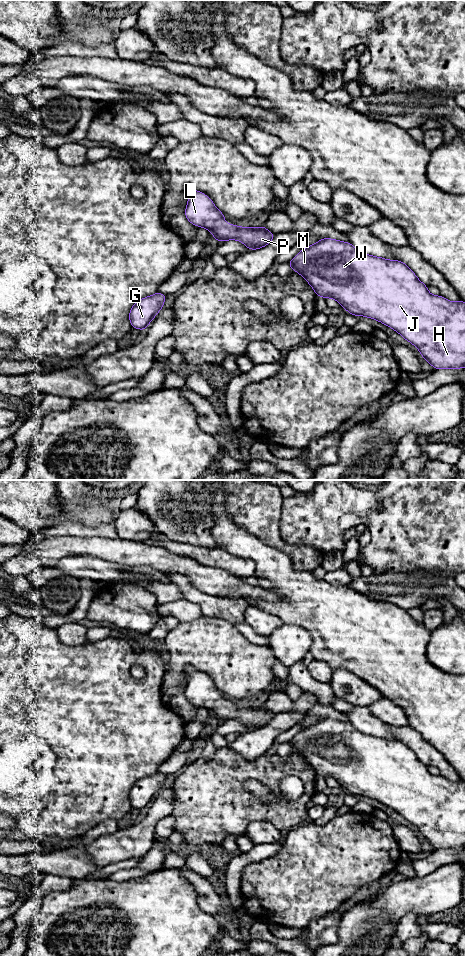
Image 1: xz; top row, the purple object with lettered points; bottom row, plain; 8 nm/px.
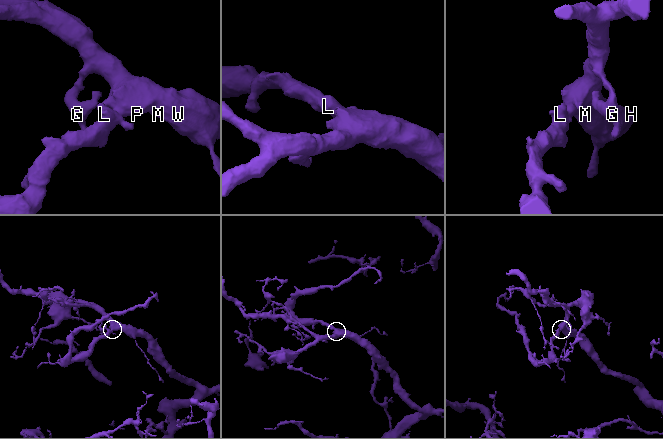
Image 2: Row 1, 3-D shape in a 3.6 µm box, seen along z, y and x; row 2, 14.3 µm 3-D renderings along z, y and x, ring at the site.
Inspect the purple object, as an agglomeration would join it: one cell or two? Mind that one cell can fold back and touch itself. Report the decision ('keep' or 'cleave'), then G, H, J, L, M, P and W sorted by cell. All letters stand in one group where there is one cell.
keep | G H J L M P W

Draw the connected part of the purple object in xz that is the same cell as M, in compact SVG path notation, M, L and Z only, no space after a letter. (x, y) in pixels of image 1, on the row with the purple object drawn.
M323 238L302 249L288 265L309 283L317 297L335 299L348 313L372 318L398 332L417 347L434 369L465 368L465 302L451 302L441 295L430 294L405 263L359 252L350 242Z

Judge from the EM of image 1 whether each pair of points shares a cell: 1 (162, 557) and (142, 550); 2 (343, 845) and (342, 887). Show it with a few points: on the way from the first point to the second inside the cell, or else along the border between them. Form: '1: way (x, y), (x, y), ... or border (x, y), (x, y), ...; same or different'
1: way (157, 557), (147, 555); same
2: way (343, 855), (342, 877); same

